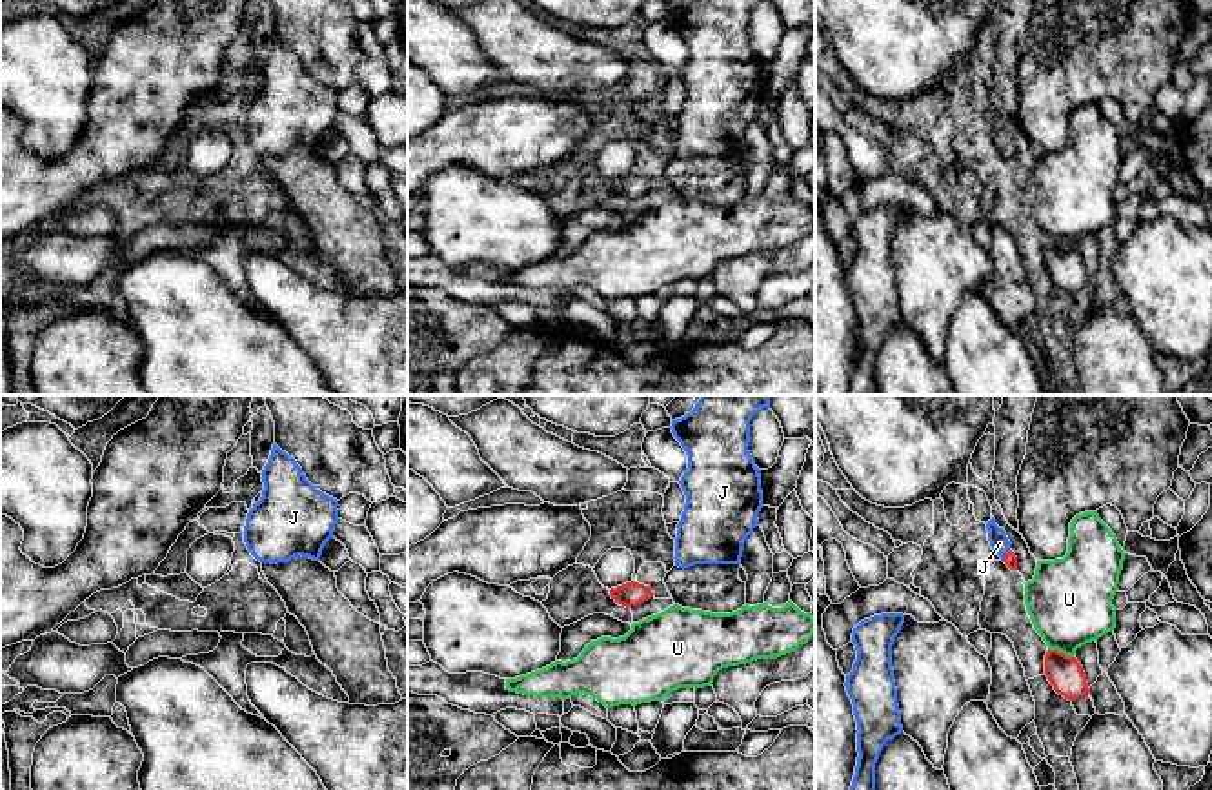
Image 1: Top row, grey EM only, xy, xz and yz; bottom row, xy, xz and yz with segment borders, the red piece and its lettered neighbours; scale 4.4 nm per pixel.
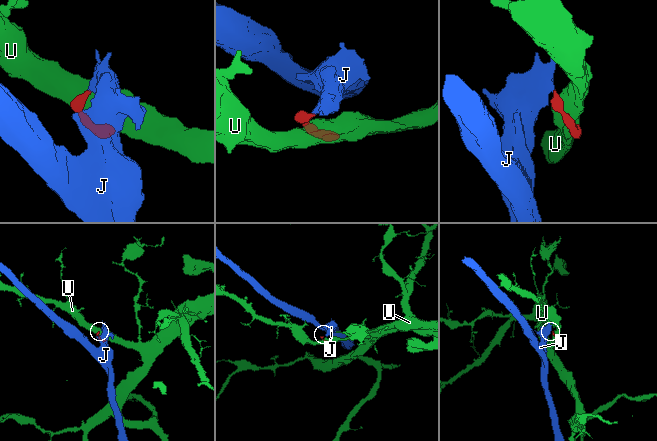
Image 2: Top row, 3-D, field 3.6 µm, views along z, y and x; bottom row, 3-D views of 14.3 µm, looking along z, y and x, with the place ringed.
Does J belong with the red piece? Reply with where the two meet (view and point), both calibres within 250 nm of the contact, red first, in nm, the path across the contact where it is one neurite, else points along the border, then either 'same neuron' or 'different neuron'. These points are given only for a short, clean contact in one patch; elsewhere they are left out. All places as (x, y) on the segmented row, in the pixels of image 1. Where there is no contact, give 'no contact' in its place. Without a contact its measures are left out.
meets red in yz at (1005, 556); 60 nm thick on the red side, 90 nm on the other; runs through yz (1009, 559), (1005, 556), (999, 543); same neuron

